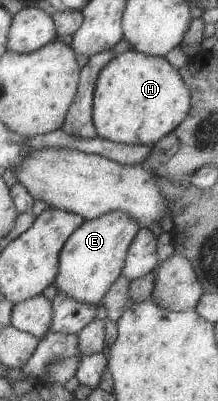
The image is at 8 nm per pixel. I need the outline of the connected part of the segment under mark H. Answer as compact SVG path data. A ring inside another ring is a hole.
M127 50L109 59L98 72L93 91L92 121L102 139L121 144L154 144L169 134L190 107L190 92L178 69L163 56Z

